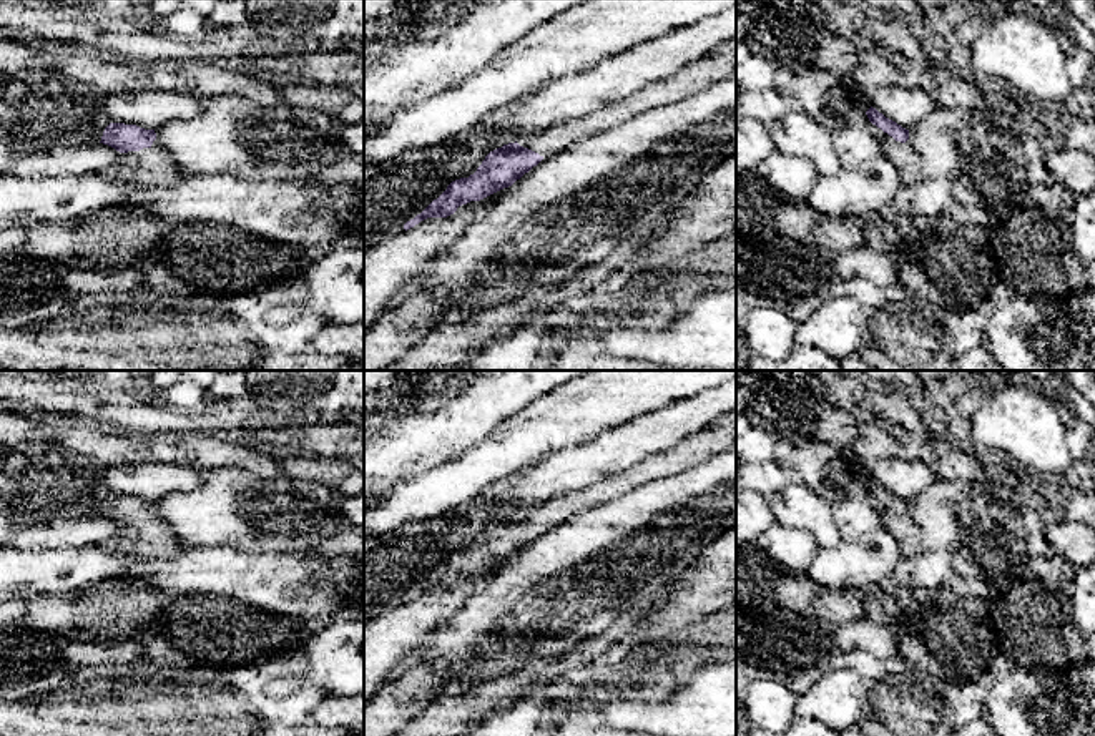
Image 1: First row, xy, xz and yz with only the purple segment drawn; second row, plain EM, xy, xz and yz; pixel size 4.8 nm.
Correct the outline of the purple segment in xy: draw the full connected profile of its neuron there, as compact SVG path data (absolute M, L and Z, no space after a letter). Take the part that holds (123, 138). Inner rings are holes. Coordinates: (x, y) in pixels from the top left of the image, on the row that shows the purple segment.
M110 123L100 143L120 153L118 163L111 168L111 178L118 181L168 188L189 174L174 168L169 151L158 143L155 130Z

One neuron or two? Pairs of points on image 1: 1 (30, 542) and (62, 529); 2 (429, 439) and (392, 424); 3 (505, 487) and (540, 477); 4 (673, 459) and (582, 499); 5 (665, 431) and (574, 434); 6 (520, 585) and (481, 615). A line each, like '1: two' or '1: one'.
1: one
2: one
3: one
4: one
5: two
6: one

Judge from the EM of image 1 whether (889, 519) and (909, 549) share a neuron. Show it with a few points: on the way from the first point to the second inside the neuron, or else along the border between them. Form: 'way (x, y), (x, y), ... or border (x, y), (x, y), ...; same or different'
way (896, 525), (909, 542); same

